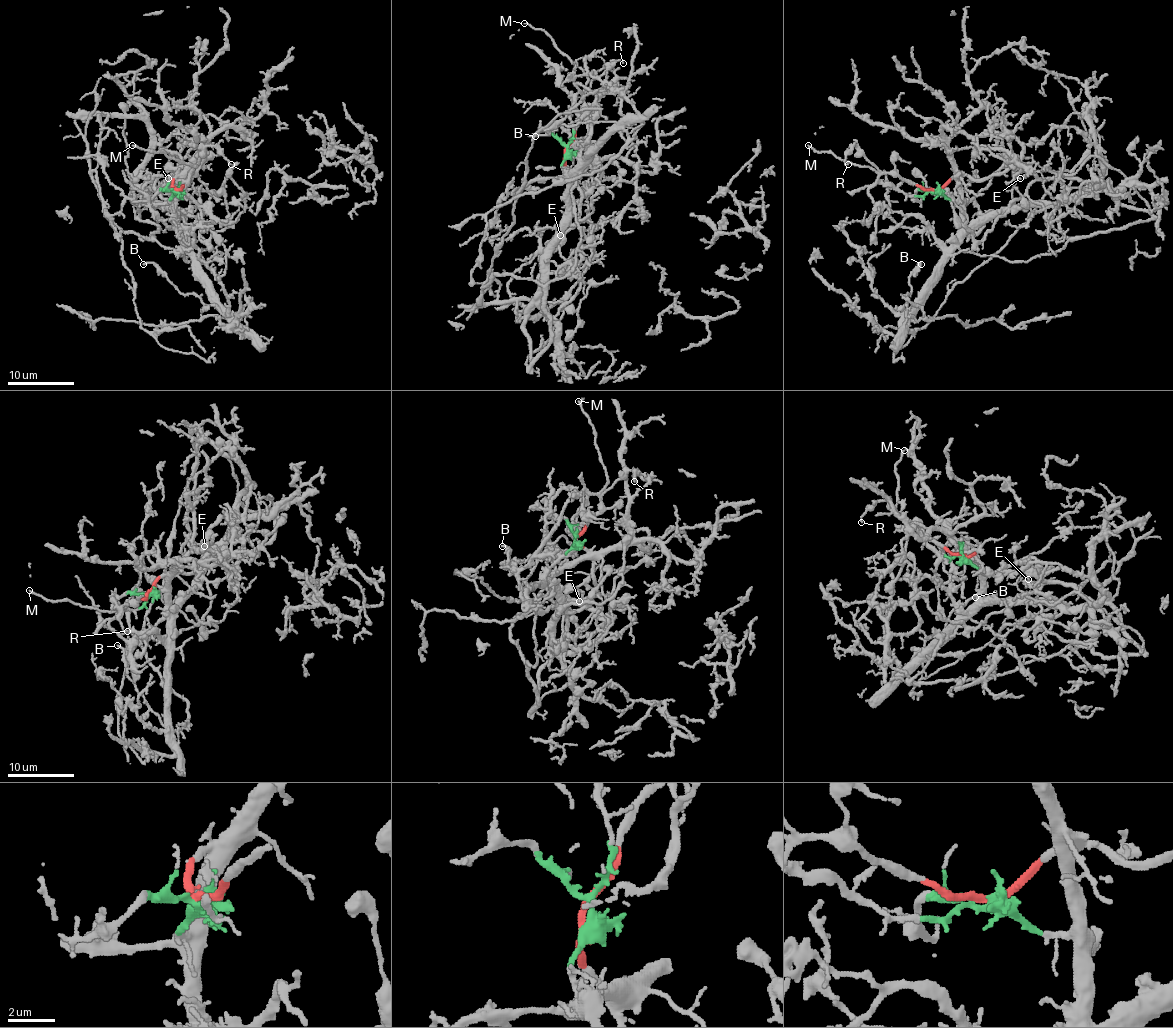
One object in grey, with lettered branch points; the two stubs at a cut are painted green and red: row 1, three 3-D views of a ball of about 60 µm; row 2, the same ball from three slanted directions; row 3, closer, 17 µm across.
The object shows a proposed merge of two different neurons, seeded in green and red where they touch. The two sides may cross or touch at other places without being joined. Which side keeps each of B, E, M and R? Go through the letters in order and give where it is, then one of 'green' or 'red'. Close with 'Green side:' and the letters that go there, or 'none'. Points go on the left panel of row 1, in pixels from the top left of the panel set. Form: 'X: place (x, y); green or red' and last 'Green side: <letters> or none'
B: place (143, 264); green
E: place (168, 178); green
M: place (132, 145); red
R: place (231, 164); red
Green side: B, E

